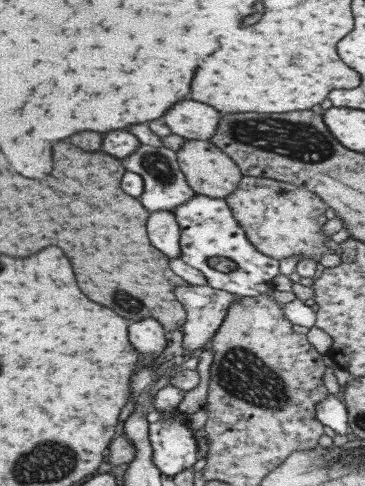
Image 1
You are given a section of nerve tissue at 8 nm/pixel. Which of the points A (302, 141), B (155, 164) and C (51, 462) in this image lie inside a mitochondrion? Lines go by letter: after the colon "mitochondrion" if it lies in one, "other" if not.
A: mitochondrion
B: mitochondrion
C: mitochondrion

